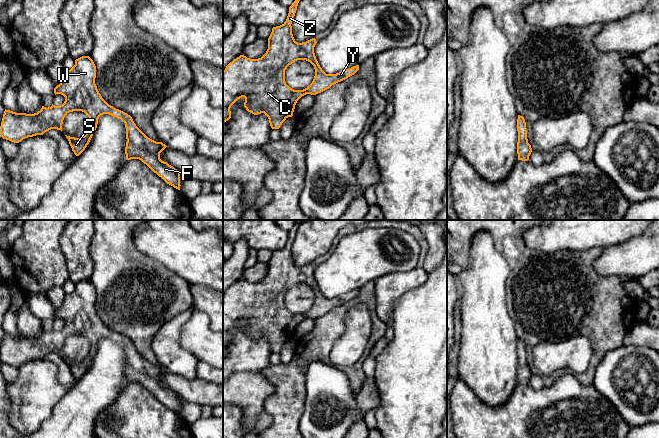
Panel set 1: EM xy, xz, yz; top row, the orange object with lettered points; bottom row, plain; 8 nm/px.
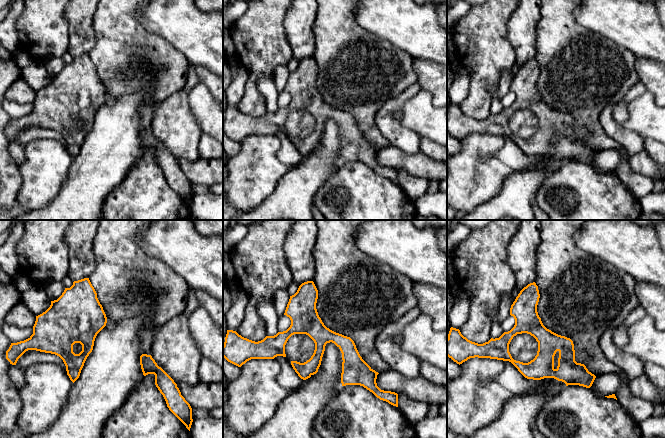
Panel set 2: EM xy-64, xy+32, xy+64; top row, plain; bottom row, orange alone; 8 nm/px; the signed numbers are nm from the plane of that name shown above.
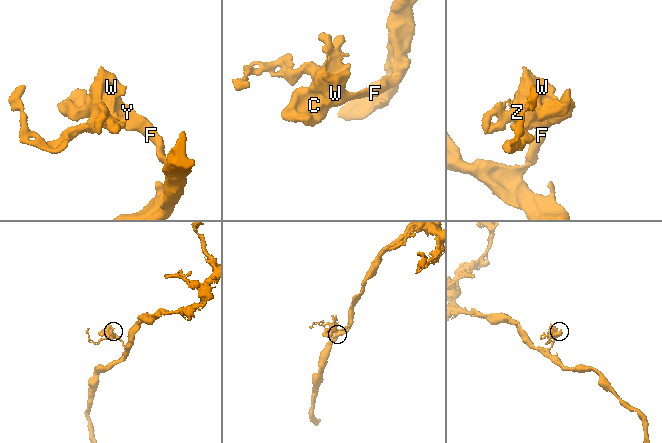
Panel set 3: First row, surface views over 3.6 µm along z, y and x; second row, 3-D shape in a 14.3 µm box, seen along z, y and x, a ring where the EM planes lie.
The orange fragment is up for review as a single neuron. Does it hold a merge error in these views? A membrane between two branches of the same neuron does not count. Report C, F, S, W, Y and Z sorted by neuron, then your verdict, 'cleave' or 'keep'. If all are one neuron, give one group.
groups C F S W Y Z; keep

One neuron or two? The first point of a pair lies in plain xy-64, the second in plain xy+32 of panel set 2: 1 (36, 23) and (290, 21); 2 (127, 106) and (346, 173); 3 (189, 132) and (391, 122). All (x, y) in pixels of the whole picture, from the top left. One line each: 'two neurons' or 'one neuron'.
1: two neurons
2: two neurons
3: one neuron

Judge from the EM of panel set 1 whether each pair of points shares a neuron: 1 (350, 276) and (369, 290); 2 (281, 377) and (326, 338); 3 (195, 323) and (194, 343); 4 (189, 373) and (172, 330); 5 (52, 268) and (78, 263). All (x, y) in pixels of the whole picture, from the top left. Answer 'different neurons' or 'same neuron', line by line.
1: different neurons
2: same neuron
3: same neuron
4: same neuron
5: different neurons

